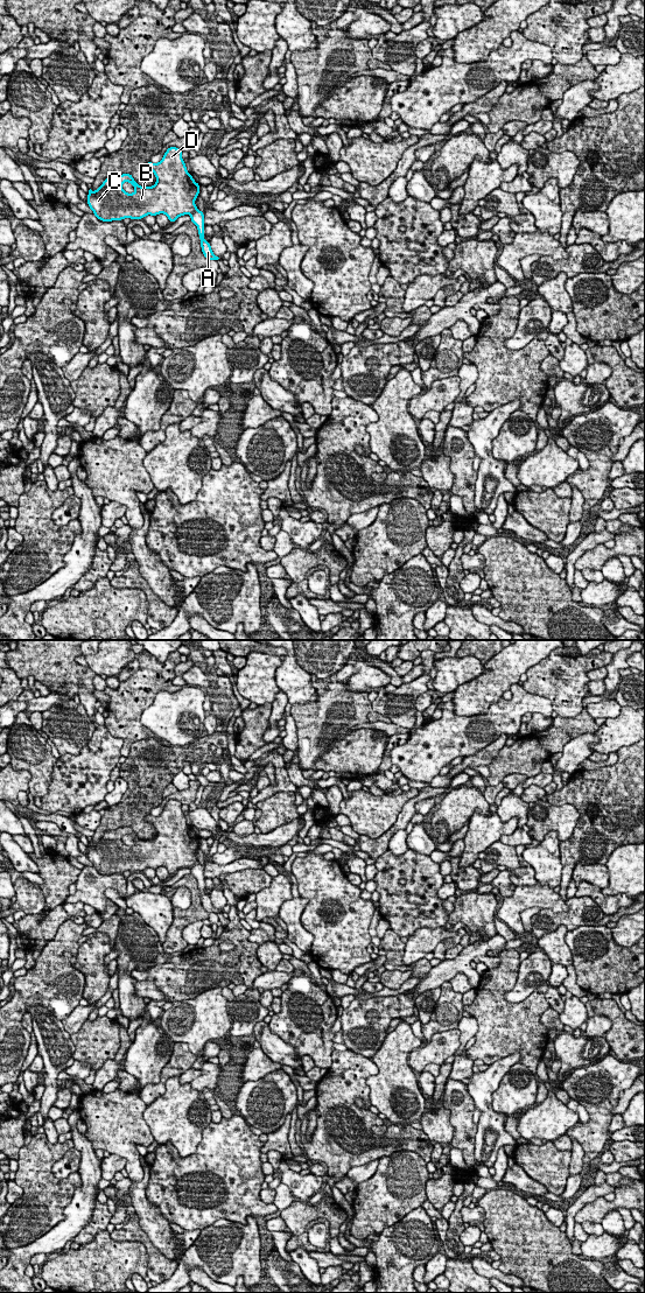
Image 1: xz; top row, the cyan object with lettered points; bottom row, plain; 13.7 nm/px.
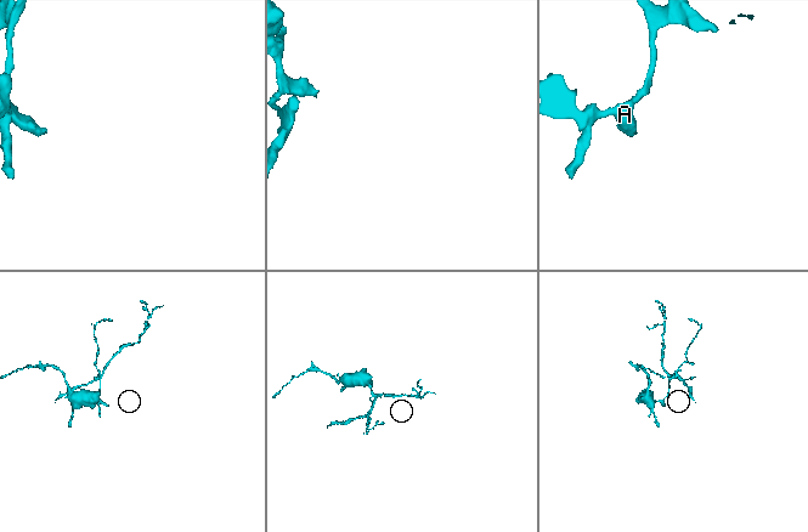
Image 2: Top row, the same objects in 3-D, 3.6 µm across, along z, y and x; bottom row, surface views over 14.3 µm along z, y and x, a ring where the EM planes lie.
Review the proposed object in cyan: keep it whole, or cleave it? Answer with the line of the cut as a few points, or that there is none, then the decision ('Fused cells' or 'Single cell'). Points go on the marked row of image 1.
Split along xz (196, 209), (190, 215). Fused cells

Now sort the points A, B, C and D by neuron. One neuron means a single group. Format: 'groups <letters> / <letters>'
groups A / B C D

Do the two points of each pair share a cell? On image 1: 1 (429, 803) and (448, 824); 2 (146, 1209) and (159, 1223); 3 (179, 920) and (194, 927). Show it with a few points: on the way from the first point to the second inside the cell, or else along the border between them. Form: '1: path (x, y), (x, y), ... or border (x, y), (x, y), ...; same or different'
1: border (437, 806), (434, 809); different
2: path (148, 1213), (155, 1220); same
3: border (201, 920), (189, 922), (182, 930), (187, 943); different

